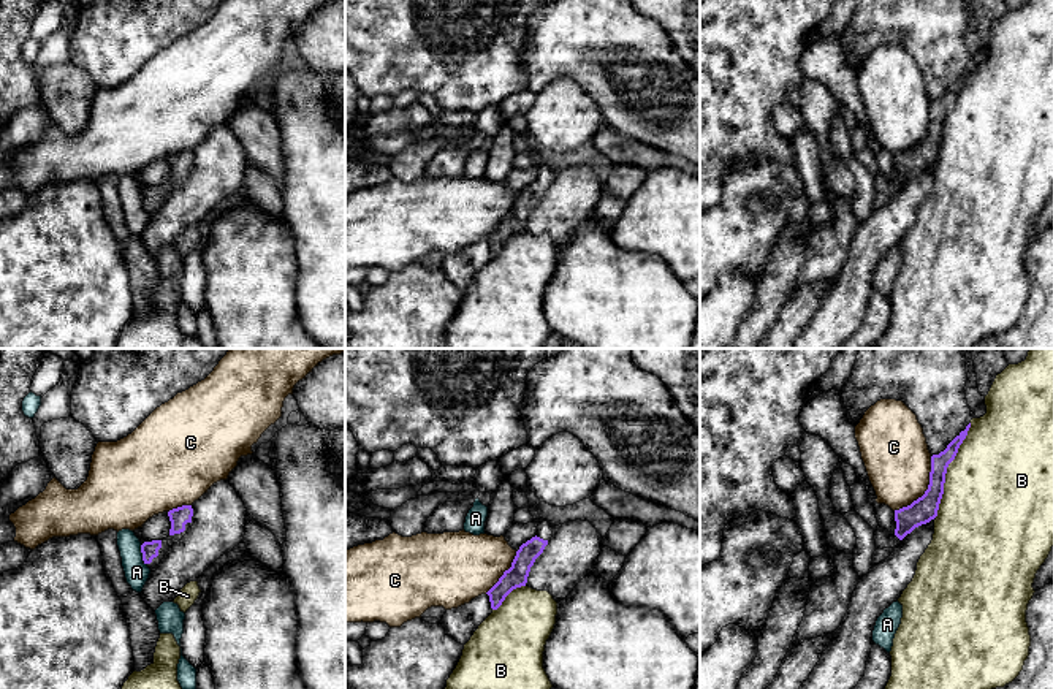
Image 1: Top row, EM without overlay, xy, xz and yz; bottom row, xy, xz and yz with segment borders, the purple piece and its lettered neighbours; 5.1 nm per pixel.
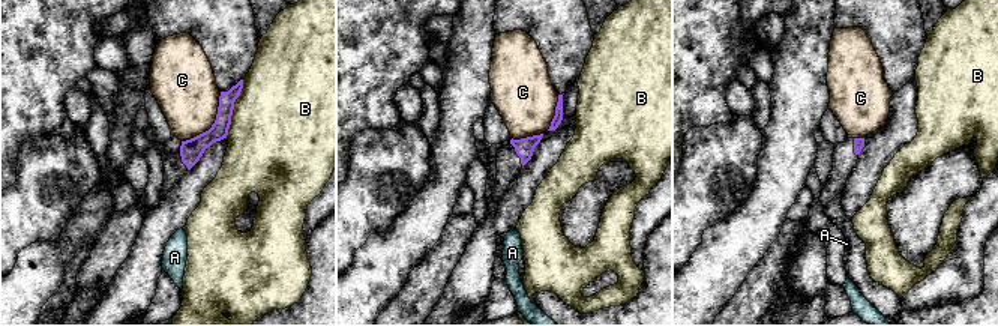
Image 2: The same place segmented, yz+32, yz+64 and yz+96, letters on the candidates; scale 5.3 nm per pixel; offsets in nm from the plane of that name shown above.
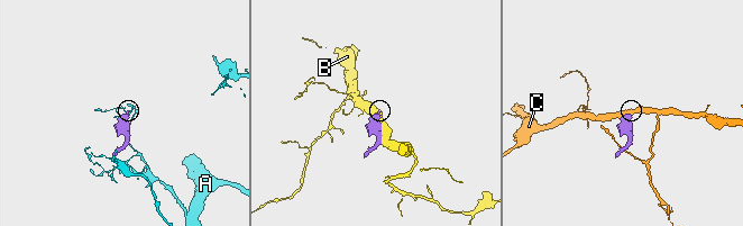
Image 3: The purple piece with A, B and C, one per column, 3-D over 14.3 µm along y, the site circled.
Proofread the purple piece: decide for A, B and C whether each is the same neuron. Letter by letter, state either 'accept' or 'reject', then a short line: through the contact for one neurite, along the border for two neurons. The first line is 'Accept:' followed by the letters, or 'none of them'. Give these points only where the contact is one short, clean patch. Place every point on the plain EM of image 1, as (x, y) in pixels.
Accept: none of them
A: reject
B: reject
C: reject

